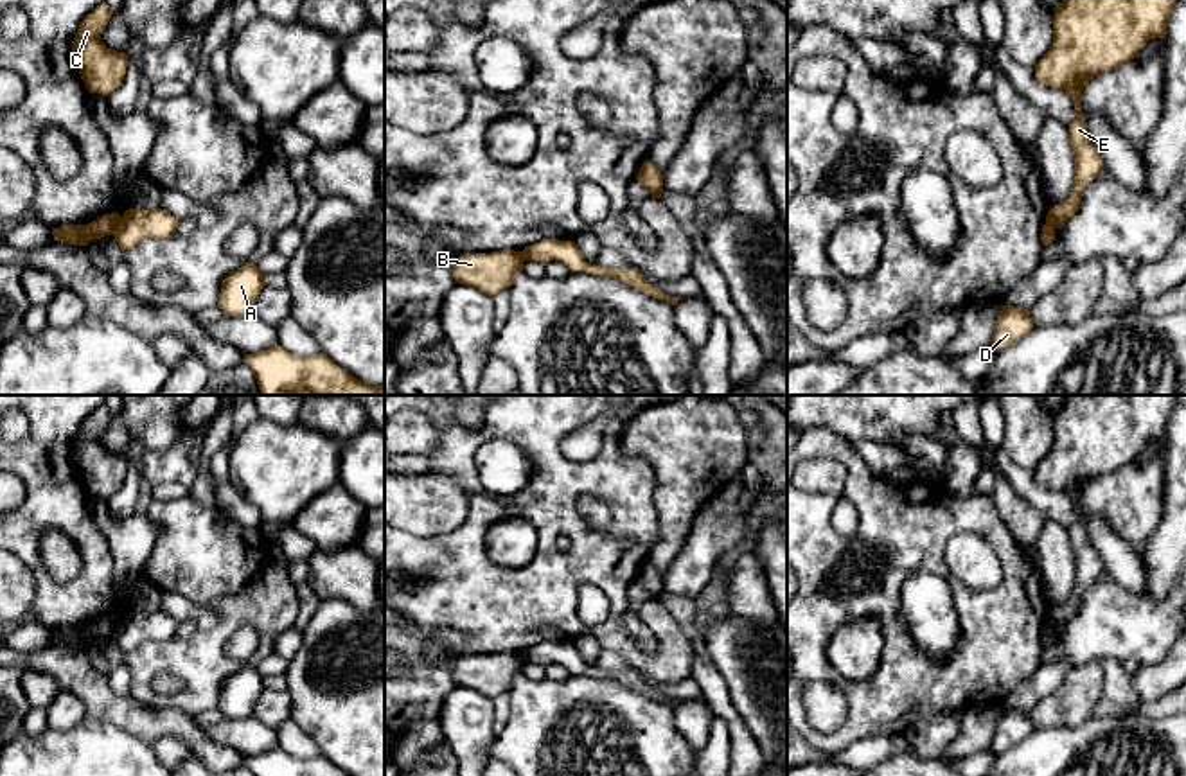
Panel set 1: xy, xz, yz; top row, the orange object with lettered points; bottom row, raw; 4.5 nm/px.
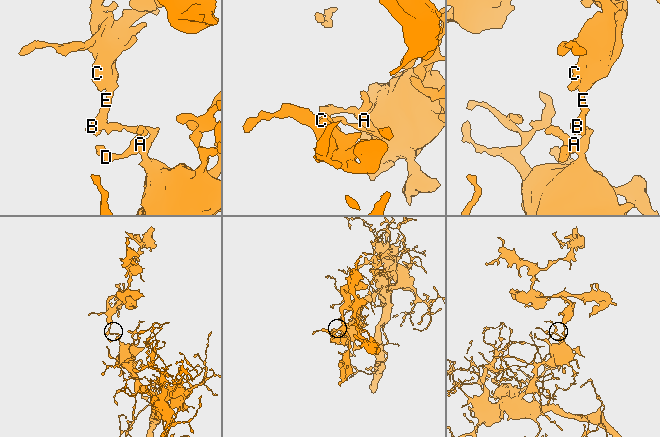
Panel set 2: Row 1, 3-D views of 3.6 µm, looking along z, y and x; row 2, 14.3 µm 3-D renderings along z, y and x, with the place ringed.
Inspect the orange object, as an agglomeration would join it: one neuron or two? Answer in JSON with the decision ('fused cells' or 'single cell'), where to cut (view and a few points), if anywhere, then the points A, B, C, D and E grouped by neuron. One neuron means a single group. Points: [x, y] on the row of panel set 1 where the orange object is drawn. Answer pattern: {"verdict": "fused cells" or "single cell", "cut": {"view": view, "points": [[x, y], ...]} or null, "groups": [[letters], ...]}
{"verdict": "fused cells", "cut": {"view": "xy", "points": [[121, 218], [112, 234]]}, "groups": [["A", "D"], ["B", "C", "E"]]}

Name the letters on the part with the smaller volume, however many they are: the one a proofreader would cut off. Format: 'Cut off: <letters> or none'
Cut off: B, C, E

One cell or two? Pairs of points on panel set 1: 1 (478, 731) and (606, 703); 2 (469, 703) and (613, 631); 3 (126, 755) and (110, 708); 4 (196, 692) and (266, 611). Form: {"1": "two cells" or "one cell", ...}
{"1": "two cells", "2": "two cells", "3": "two cells", "4": "one cell"}

